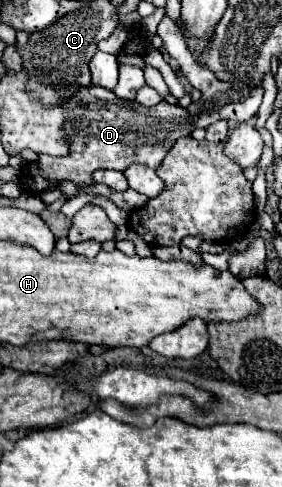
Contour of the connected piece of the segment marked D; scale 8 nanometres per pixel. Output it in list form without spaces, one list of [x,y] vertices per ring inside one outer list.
[[[163,18],[159,28],[157,28],[157,34],[161,36],[161,40],[165,42],[165,48],[169,52],[169,56],[173,56],[179,66],[181,66],[181,72],[185,74],[185,78],[191,80],[191,86],[193,88],[199,88],[201,90],[201,100],[199,102],[191,102],[189,108],[181,108],[181,106],[171,106],[171,104],[157,104],[153,108],[145,108],[141,106],[139,102],[135,100],[123,100],[123,98],[117,98],[111,90],[103,90],[101,86],[89,86],[89,88],[83,88],[79,90],[75,96],[71,96],[67,102],[65,102],[65,122],[63,122],[63,128],[67,132],[67,138],[69,138],[69,154],[59,158],[59,156],[39,156],[37,162],[31,162],[29,164],[29,170],[27,170],[27,164],[21,166],[19,170],[19,184],[21,184],[21,190],[27,194],[41,194],[49,188],[57,188],[59,182],[73,182],[77,186],[83,186],[83,184],[91,184],[91,174],[99,168],[111,168],[111,170],[119,170],[123,172],[125,168],[129,168],[131,164],[145,164],[153,170],[157,170],[165,158],[165,154],[171,150],[171,146],[183,138],[183,136],[189,136],[193,132],[193,128],[207,128],[209,124],[217,122],[217,120],[233,120],[233,122],[247,122],[251,120],[253,116],[257,116],[259,112],[259,106],[261,106],[261,100],[263,100],[263,86],[261,82],[259,84],[237,84],[237,82],[223,82],[223,80],[217,80],[215,74],[209,70],[209,68],[203,68],[195,58],[193,54],[187,50],[187,44],[185,44],[185,38],[177,26],[177,22],[169,20],[169,18]]]

